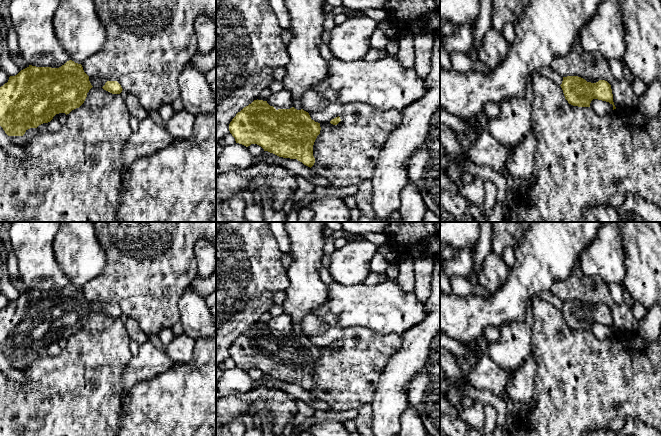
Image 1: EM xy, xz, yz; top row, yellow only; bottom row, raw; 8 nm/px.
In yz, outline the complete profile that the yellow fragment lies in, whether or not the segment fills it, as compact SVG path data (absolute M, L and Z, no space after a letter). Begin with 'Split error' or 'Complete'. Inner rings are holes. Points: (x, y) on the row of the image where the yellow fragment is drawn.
Complete. M578 76L563 77L560 85L565 99L569 104L578 107L590 107L593 99L609 102L616 109L613 102L611 85L605 80L596 83L587 82Z

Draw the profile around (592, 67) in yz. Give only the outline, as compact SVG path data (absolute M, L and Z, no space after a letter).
M578 39L567 55L553 60L551 67L562 77L578 76L591 83L605 80L610 85L614 82L608 61L601 55L584 51Z

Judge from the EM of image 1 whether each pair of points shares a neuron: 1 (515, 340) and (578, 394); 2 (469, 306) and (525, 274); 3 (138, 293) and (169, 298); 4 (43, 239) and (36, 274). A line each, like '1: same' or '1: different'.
1: different
2: same
3: same
4: same

